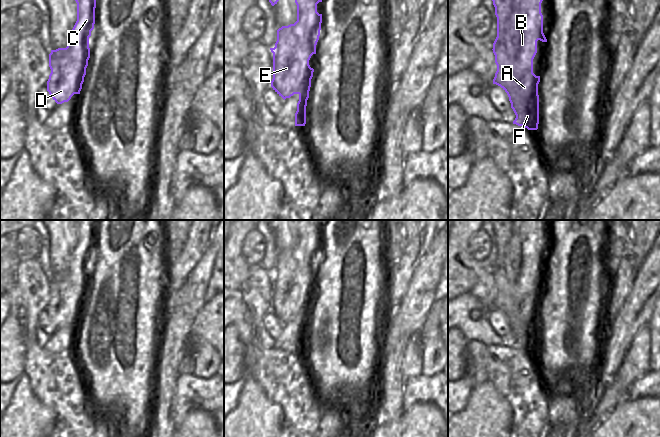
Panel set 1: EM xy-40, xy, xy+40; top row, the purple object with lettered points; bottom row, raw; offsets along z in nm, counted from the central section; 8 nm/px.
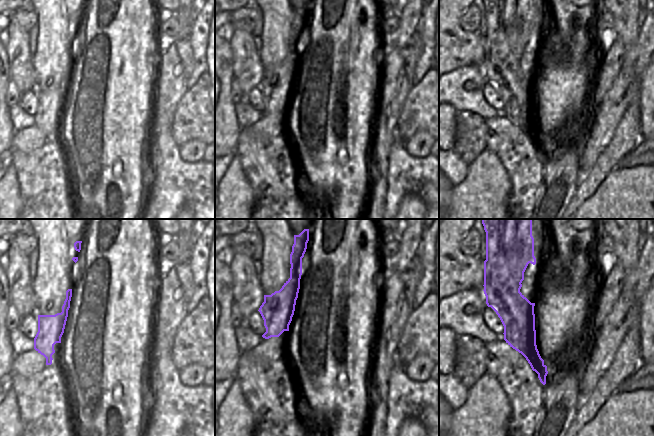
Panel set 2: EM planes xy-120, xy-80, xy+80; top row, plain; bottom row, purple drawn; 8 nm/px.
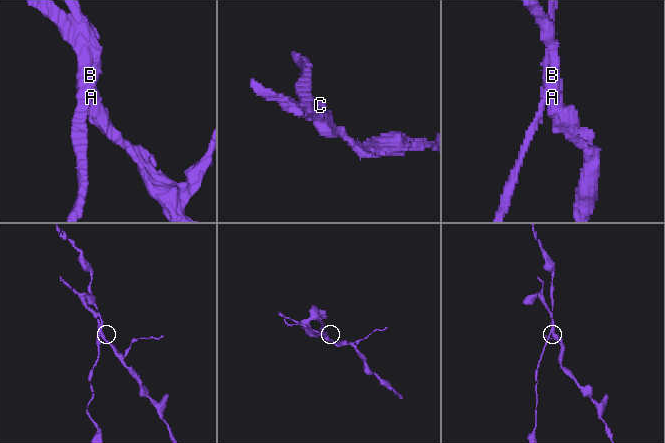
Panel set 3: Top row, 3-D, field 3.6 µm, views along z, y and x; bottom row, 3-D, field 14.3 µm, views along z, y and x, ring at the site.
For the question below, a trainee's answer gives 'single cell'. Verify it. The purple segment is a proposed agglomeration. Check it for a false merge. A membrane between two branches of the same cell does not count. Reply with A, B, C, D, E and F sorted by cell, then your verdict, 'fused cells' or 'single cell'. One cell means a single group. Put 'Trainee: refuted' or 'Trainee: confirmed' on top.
Trainee: refuted
groups A F / B C D E; fused cells

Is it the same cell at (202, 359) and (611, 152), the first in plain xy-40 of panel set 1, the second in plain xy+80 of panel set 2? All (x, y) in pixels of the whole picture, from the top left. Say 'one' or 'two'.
two

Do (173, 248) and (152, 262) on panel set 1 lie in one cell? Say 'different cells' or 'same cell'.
different cells

